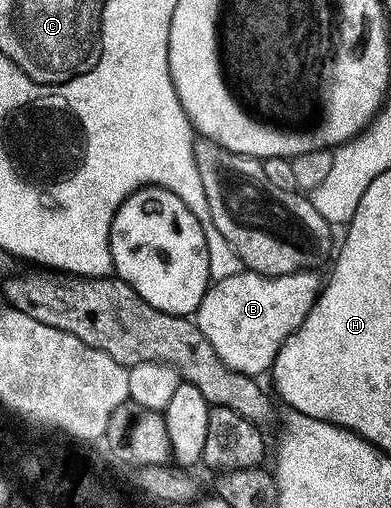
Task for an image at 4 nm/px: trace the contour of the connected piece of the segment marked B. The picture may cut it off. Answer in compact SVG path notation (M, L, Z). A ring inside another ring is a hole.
M243 270L232 274L232 278L213 281L198 307L197 326L204 338L208 338L212 350L229 368L245 376L261 377L261 372L269 373L273 369L276 354L286 339L302 325L304 318L308 318L320 291L318 274L314 270L303 270L283 276L262 276L258 272Z

